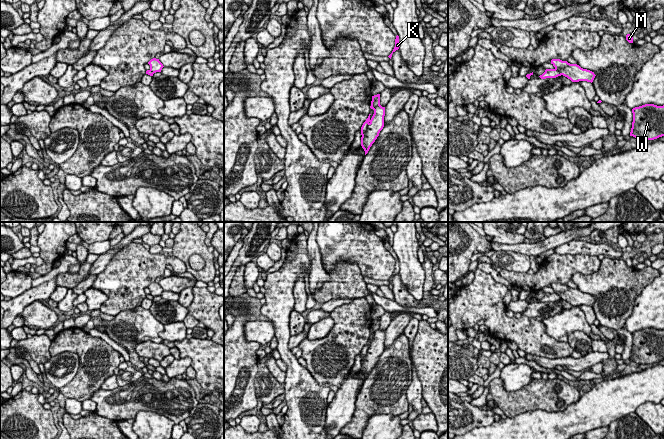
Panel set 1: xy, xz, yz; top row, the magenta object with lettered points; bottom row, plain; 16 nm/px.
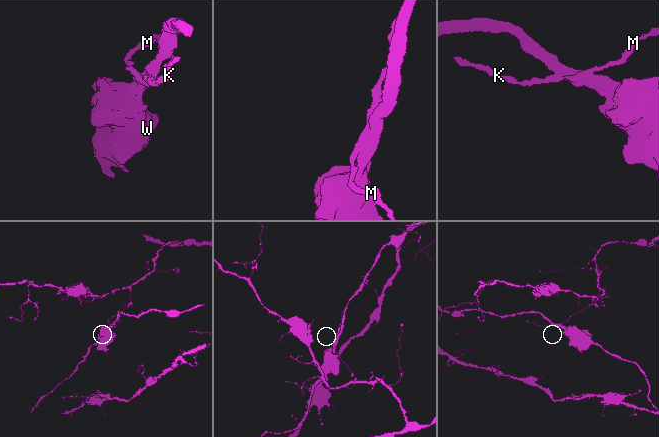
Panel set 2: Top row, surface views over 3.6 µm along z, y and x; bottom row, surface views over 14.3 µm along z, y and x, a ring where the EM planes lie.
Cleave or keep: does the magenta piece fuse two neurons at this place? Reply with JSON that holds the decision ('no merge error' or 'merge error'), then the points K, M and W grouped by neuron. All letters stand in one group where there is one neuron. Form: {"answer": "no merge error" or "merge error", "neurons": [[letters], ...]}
{"answer": "merge error", "neurons": [["K", "M"], ["W"]]}

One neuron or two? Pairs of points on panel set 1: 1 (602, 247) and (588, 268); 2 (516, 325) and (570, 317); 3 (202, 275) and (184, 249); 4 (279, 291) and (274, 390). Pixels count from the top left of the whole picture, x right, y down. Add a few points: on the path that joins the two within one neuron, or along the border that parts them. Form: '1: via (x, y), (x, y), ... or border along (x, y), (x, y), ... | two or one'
1: border along (573, 254), (597, 256) | two
2: border along (541, 321), (545, 326), (545, 332), (556, 340) | two
3: via (208, 265), (208, 258), (199, 249), (194, 249) | one
4: border along (285, 383), (285, 391), (283, 393) | two

